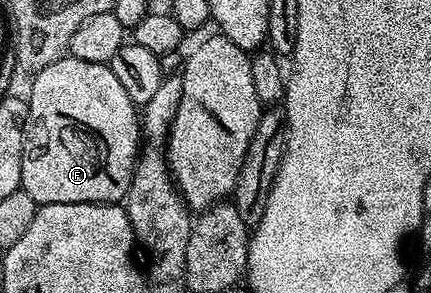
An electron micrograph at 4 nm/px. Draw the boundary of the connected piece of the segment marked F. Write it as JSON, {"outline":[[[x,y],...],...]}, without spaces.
{"outline":[[[64,57],[49,65],[45,69],[34,72],[29,94],[29,123],[35,126],[35,135],[28,134],[23,145],[23,160],[21,161],[21,189],[33,197],[37,205],[44,203],[119,203],[126,200],[130,189],[130,181],[134,176],[135,162],[141,150],[140,116],[137,114],[137,105],[125,93],[121,81],[117,81],[117,73],[106,63],[81,61]]]}

